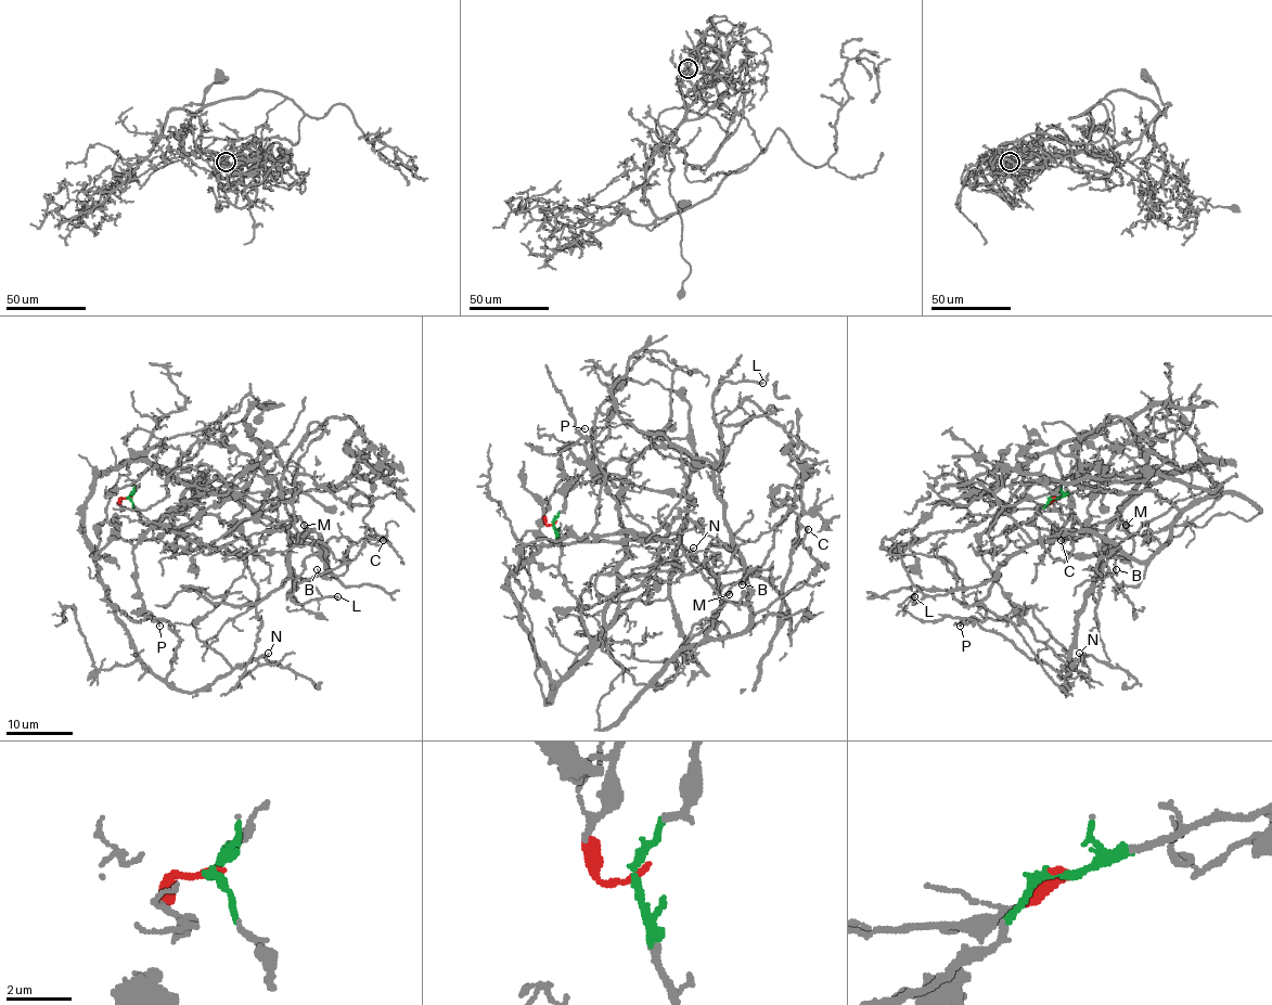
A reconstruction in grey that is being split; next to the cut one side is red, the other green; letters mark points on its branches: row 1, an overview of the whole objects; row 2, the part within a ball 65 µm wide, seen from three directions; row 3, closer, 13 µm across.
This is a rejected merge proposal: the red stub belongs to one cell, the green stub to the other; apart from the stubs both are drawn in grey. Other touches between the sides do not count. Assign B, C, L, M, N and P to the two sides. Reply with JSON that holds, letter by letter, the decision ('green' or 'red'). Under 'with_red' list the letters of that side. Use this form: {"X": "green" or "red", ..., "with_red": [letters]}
{"B": "green", "C": "red", "L": "red", "M": "green", "N": "green", "P": "green", "with_red": ["C", "L"]}

